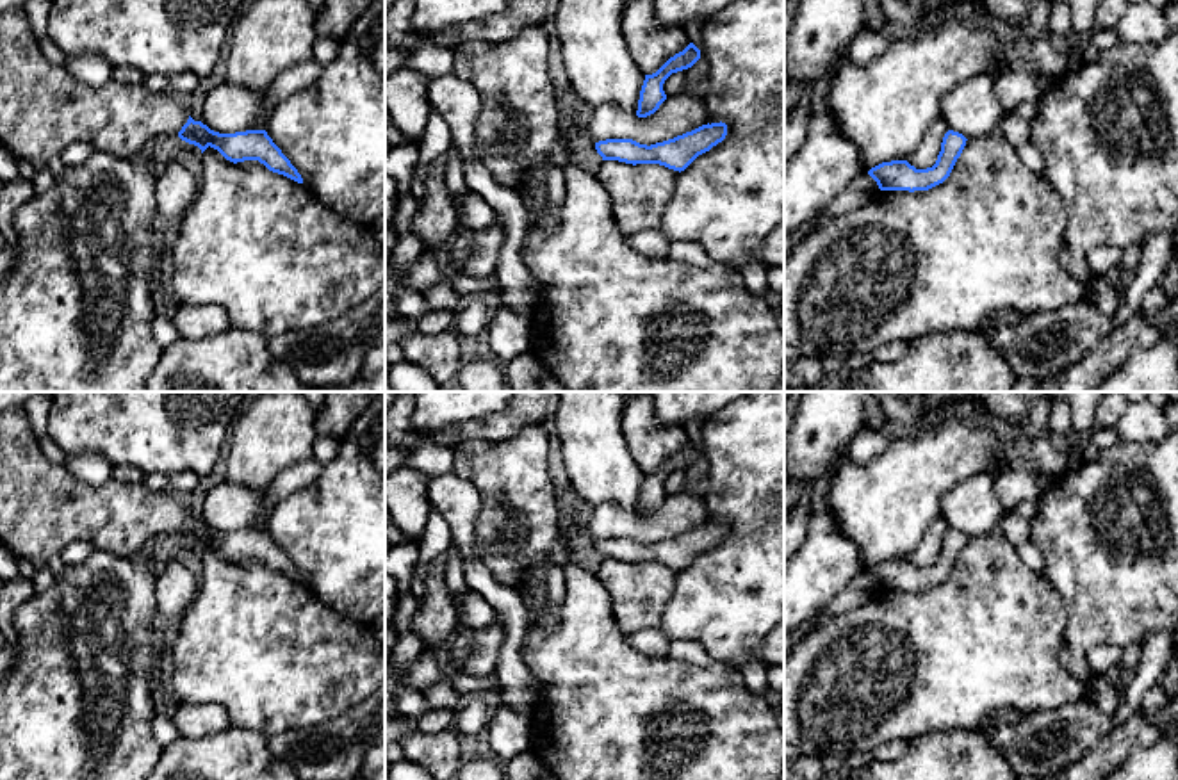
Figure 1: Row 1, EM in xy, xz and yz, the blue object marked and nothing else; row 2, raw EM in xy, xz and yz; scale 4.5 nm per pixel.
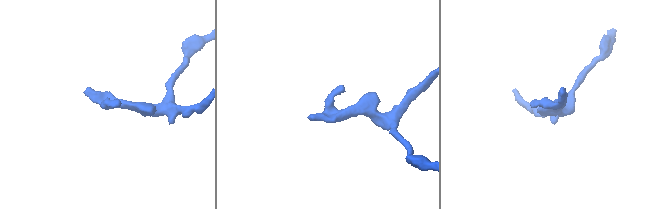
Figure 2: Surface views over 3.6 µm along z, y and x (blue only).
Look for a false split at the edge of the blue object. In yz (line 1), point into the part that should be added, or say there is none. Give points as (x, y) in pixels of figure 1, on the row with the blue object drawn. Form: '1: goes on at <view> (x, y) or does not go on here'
1: does not go on here

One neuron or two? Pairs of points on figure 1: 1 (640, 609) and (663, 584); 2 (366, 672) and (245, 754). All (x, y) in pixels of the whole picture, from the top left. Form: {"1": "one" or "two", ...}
{"1": "one", "2": "two"}

